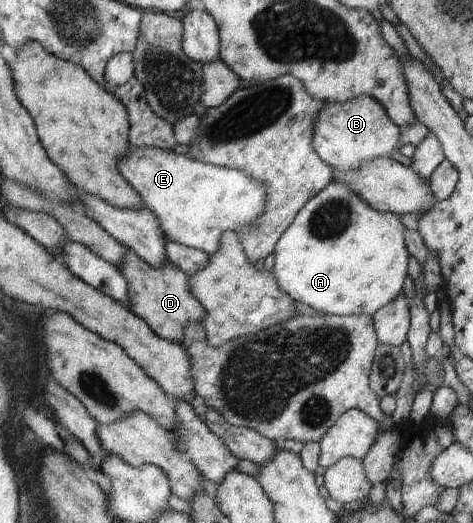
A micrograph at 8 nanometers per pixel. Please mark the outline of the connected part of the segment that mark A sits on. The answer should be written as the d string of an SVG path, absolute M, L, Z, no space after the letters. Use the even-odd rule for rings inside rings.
M333 181L315 197L309 198L293 223L281 234L274 248L272 275L278 286L294 301L306 303L319 313L341 317L357 314L372 316L403 290L409 259L404 229L400 216L373 209L347 186Z

